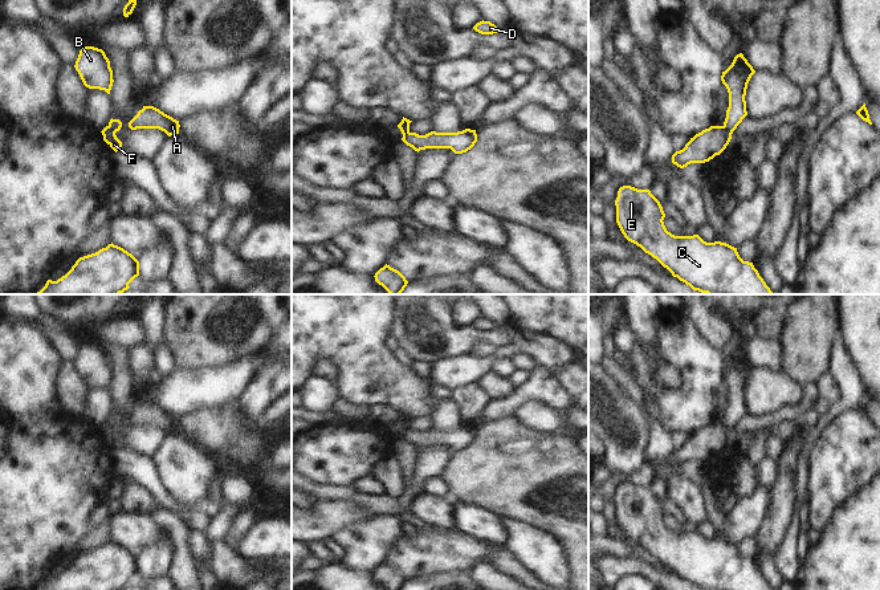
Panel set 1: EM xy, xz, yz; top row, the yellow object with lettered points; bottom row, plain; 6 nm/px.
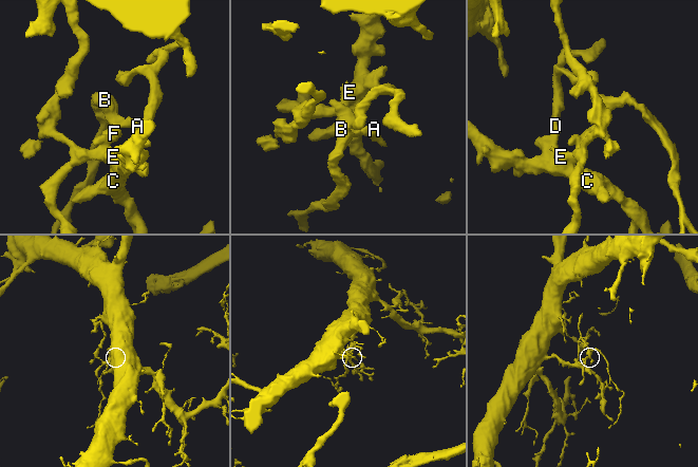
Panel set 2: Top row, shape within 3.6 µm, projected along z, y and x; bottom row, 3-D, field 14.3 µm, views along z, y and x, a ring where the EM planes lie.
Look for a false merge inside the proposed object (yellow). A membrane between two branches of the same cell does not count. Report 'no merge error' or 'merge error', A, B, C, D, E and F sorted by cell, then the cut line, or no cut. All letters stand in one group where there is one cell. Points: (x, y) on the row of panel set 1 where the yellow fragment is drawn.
merge error | A B / C D E F | yz (724, 125), (730, 135)

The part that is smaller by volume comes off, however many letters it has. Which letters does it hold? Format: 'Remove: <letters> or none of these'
Remove: A, B

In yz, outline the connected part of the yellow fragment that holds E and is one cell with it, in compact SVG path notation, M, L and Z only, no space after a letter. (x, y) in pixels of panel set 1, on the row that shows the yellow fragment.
M623 186L615 200L616 223L624 237L656 259L673 277L693 290L706 294L774 294L753 263L743 261L737 248L721 243L706 243L698 235L675 236L664 225L665 213L649 190Z

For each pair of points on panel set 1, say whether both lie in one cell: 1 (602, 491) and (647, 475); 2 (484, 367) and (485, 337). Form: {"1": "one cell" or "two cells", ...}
{"1": "one cell", "2": "two cells"}

